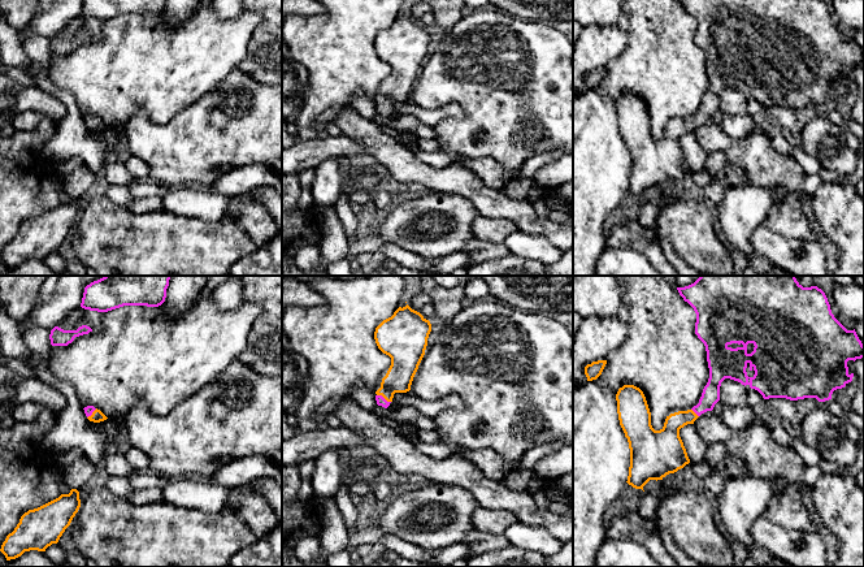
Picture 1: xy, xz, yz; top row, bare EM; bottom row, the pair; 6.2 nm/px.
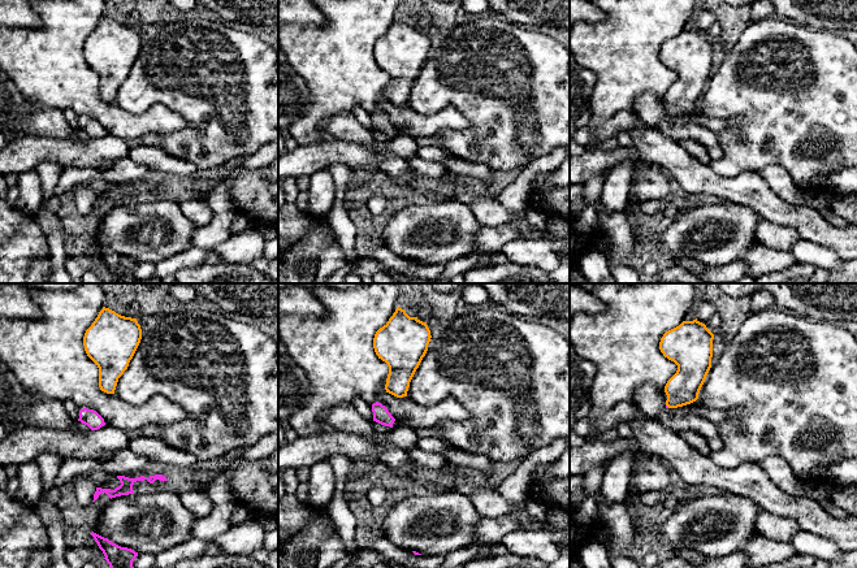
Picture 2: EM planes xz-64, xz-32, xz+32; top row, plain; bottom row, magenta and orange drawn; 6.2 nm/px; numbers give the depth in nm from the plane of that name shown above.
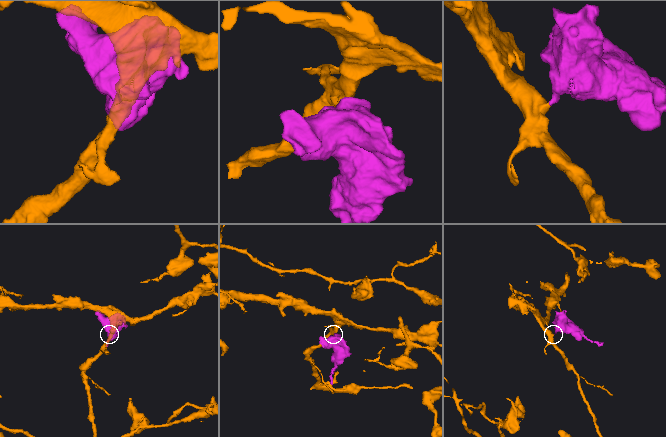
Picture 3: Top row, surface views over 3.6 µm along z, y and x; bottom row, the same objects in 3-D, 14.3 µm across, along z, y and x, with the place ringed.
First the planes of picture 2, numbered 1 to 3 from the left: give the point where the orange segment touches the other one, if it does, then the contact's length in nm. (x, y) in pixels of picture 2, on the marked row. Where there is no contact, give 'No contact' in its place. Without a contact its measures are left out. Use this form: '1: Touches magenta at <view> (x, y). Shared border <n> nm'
1: No contact
2: No contact
3: No contact

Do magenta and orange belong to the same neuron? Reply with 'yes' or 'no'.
yes

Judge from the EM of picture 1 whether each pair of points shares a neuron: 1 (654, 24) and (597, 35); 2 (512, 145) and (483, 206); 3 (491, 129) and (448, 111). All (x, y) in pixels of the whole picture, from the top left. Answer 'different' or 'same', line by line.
1: different
2: different
3: different

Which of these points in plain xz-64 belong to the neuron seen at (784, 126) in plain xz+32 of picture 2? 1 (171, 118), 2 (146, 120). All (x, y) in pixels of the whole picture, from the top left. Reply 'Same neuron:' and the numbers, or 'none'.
Same neuron: none

